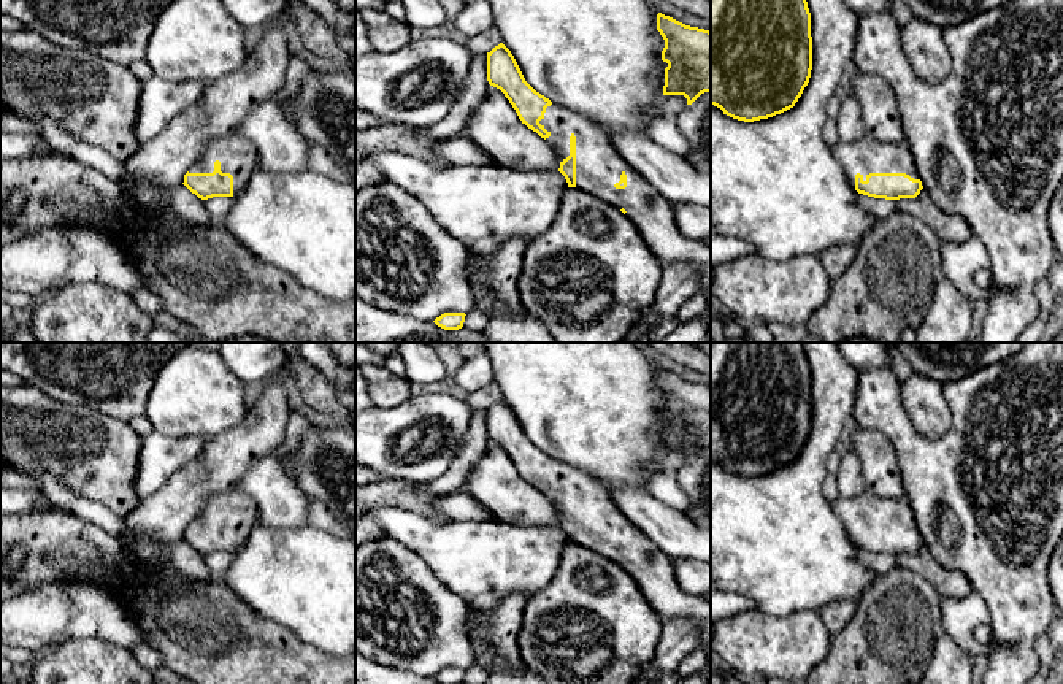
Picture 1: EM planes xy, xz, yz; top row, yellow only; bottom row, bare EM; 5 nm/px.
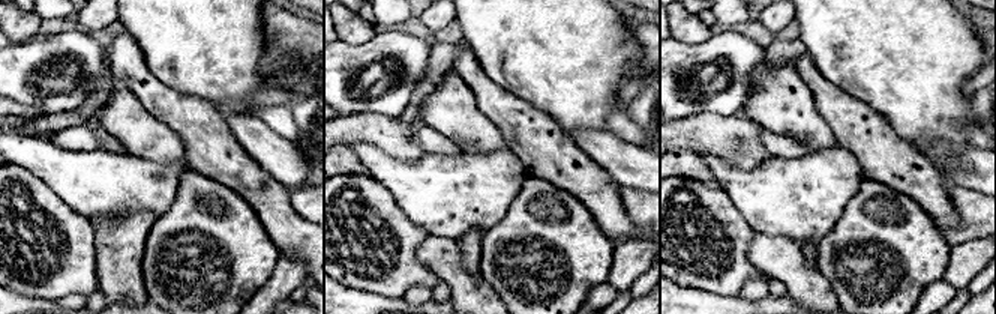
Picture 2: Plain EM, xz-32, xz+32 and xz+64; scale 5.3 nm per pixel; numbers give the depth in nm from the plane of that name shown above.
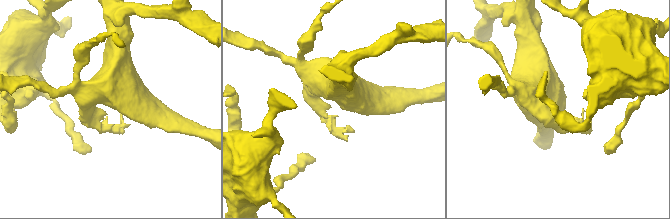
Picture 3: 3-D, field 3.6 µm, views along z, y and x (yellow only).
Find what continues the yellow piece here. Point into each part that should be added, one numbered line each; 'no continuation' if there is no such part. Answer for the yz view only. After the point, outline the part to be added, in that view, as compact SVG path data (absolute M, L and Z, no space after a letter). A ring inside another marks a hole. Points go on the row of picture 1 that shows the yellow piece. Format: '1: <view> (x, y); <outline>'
1: yz (865, 156); M865 135L858 141L838 141L831 154L841 165L849 184L855 187L855 175L860 173L863 181L869 173L906 173L919 179L915 159L909 144L903 140L898 143L882 143Z

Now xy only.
1: xy (237, 156); M236 133L209 141L189 173L213 173L216 160L221 162L222 173L233 176L233 197L246 187L251 175L259 168L257 148Z

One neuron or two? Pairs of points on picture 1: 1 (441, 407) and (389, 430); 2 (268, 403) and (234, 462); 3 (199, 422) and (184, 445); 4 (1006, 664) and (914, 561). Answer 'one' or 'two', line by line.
1: one
2: one
3: two
4: two

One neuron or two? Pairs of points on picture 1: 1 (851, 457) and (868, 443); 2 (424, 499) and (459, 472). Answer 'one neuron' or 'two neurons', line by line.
1: two neurons
2: two neurons

